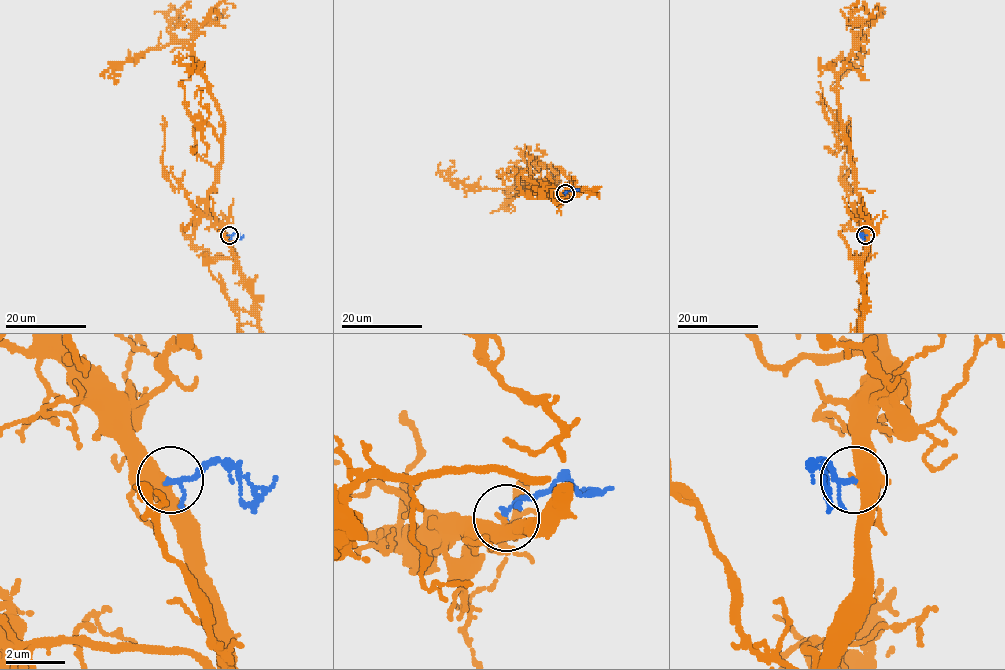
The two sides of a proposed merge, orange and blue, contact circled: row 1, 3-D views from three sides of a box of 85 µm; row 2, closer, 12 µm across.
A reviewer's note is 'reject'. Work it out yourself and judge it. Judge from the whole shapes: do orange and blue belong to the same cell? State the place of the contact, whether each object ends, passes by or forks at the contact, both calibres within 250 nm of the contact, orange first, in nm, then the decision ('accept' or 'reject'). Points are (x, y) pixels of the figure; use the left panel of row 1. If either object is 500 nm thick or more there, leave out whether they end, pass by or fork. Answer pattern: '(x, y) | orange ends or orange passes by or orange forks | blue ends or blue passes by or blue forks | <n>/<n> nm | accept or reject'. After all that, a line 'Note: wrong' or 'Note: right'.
(229, 235) | orange passes by | blue passes by | 420/130 nm | accept
Note: wrong

